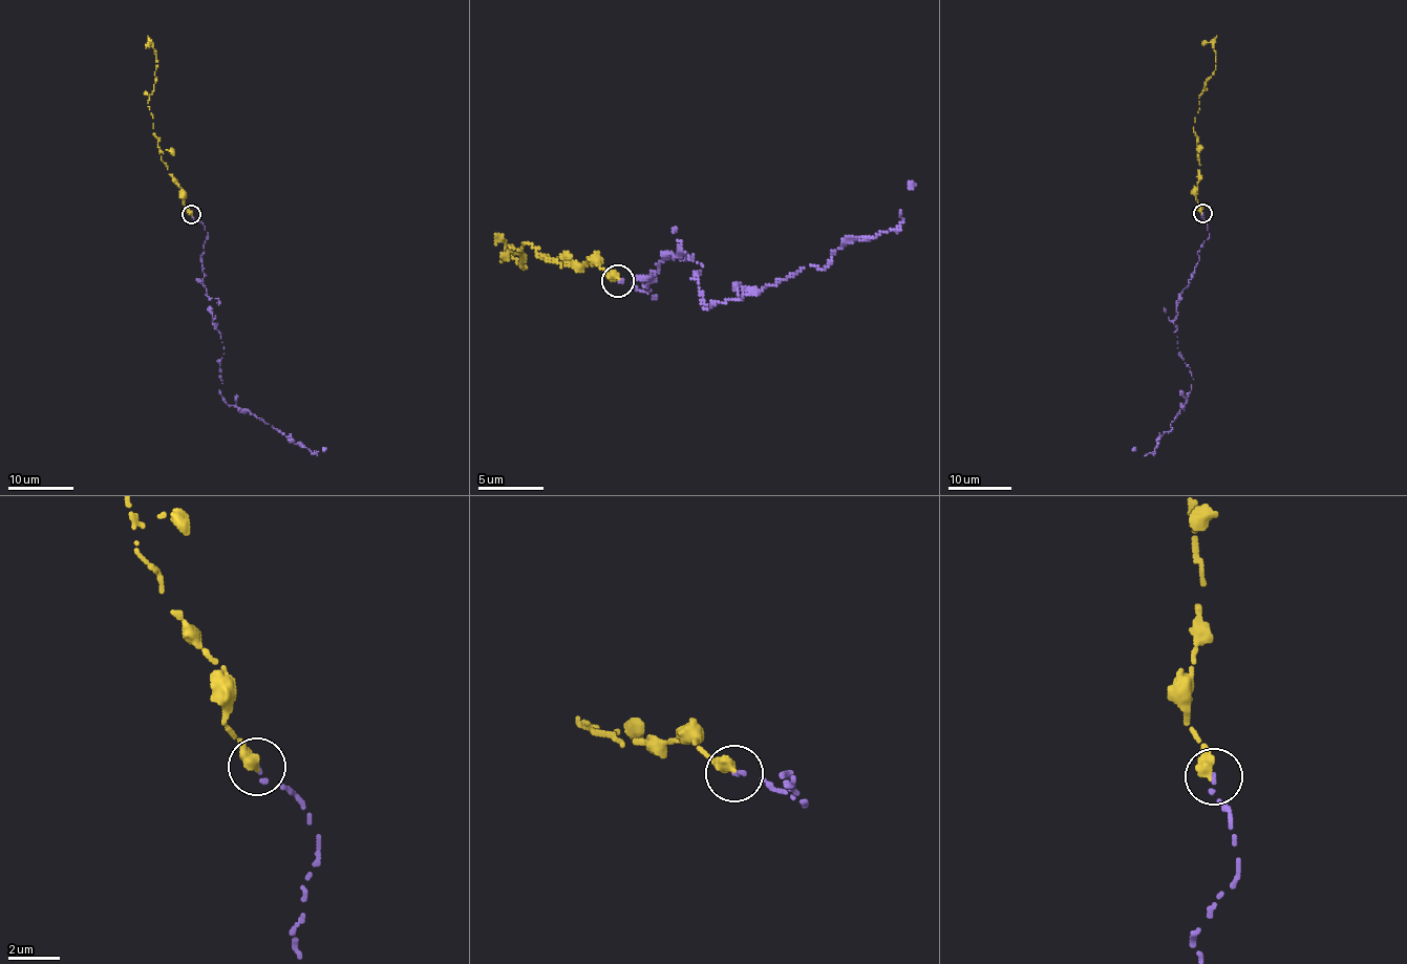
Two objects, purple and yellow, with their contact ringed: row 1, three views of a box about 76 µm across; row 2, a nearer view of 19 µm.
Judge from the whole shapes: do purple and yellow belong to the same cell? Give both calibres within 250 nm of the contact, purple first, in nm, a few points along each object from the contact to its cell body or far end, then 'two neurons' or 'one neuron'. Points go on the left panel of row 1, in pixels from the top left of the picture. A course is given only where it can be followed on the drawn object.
130 nm thick on the purple side, 440 nm on the other; purple runs (192, 214), (208, 237), (200, 257), (224, 354), (219, 393), (228, 405), (250, 411), (317, 455), (326, 448); yellow runs (192, 214), (153, 133), (148, 100), (155, 83), (156, 50), (150, 44), (146, 48); one neuron

